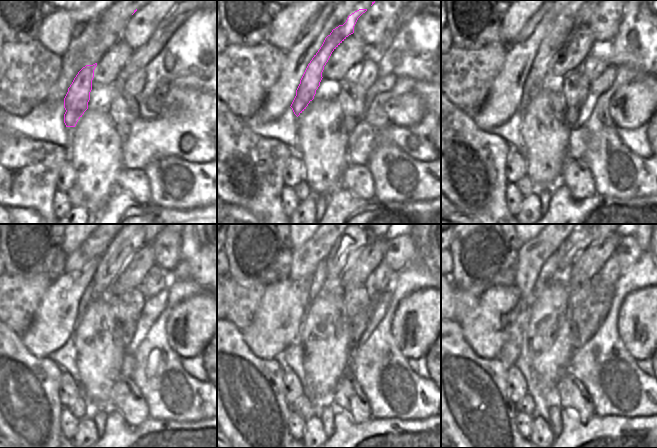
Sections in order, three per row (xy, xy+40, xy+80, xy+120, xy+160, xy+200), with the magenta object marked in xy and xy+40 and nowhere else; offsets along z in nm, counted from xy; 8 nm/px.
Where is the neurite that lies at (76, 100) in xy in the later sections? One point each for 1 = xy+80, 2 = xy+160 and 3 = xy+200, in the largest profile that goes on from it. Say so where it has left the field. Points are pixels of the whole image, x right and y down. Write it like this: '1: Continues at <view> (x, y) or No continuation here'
1: Continues at xy+80 (563, 28)
2: Continues at xy+160 (341, 254)
3: Continues at xy+200 (567, 254).

